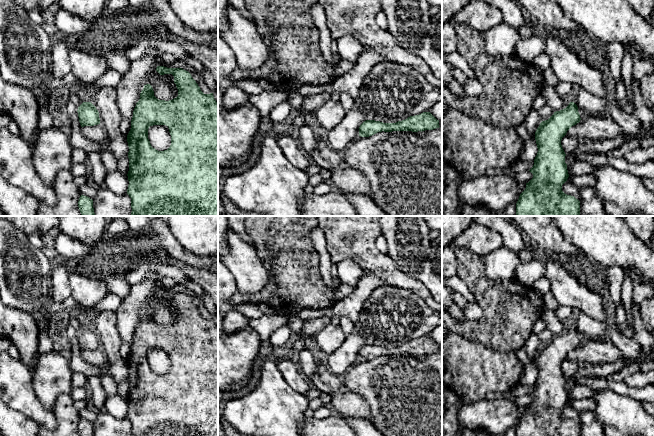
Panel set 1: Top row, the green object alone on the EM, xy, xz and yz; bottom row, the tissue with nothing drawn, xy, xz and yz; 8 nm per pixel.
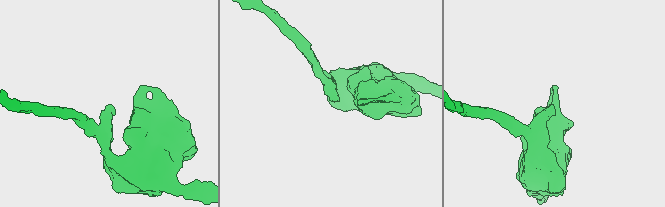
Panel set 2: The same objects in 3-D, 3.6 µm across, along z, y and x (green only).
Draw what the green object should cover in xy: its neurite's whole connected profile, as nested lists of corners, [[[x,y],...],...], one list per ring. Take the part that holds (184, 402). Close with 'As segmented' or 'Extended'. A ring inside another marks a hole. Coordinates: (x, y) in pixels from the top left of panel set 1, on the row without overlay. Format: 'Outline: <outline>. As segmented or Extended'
Outline: [[[157,290],[156,295],[160,299],[172,298],[174,307],[178,313],[178,320],[172,324],[159,324],[154,320],[153,312],[150,308],[144,309],[140,317],[140,323],[136,327],[131,344],[131,353],[127,359],[129,371],[129,395],[128,395],[128,413],[127,418],[131,422],[132,436],[218,436],[218,327],[214,323],[213,317],[204,318],[191,298],[182,292],[167,292]],[[153,349],[166,349],[171,359],[171,369],[167,374],[158,375],[153,372],[148,363],[148,353]]]. As segmented

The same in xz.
Outline: [[[423,336],[419,339],[410,340],[405,344],[396,347],[383,347],[375,344],[366,344],[359,351],[359,360],[369,361],[378,356],[392,355],[425,355],[439,352],[437,344],[430,336]]]. As segmented

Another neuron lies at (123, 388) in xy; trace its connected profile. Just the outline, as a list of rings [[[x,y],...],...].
[[[128,378],[117,385],[117,395],[123,399],[127,399],[129,395]]]

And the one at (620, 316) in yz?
[[[622,301],[615,307],[615,322],[619,331],[624,333],[626,328],[626,313]]]

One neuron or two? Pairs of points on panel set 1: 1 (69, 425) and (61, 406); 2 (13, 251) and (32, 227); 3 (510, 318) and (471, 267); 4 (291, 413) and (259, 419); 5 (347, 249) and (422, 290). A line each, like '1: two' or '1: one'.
1: one
2: two
3: one
4: one
5: one

